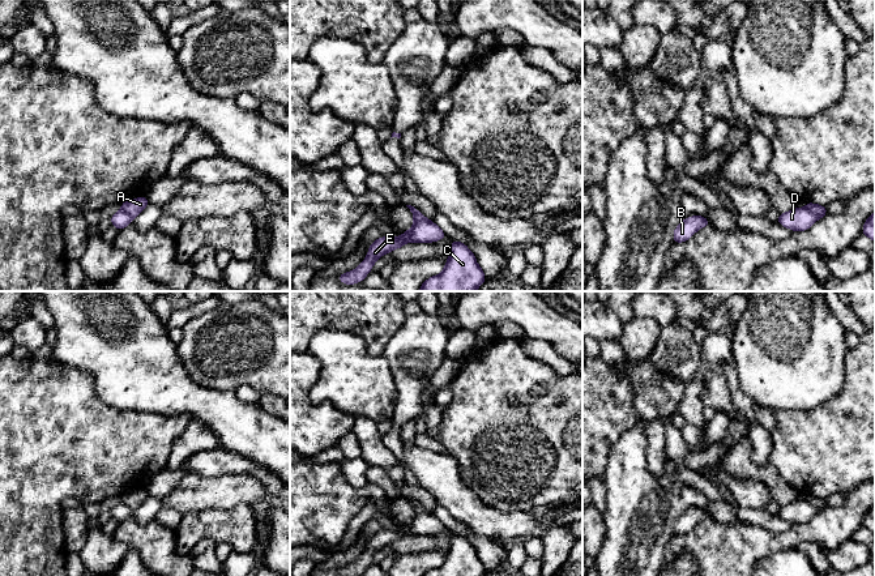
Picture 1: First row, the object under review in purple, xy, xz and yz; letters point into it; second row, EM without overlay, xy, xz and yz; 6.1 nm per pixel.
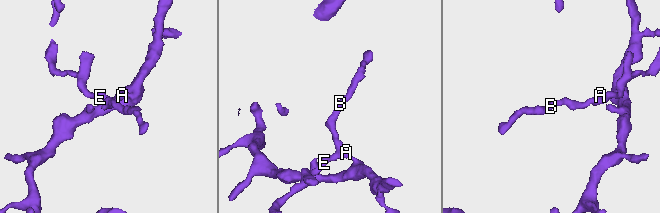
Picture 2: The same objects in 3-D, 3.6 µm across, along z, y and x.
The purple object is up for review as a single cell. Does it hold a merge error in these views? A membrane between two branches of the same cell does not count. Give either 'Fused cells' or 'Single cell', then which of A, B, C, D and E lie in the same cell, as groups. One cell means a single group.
Fused cells. Groups: A C / B D E

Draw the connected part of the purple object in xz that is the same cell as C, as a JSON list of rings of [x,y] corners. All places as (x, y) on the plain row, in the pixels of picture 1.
[[[451,532],[451,547],[439,568],[432,568],[423,576],[483,576],[486,568],[477,556],[474,546],[465,536]]]

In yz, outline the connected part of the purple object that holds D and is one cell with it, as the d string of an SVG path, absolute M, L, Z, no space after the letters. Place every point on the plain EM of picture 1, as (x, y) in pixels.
M795 500L786 505L780 505L777 513L781 519L788 520L793 524L804 524L808 522L818 512L820 512L820 509L808 502Z

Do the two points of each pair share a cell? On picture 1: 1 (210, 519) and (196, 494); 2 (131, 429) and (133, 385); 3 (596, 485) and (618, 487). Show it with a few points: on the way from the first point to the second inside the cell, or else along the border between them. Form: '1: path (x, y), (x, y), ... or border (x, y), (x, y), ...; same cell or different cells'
1: border (235, 504), (229, 508), (203, 508), (183, 513); different cells
2: border (103, 401), (119, 409), (152, 412), (162, 416); different cells
3: border (602, 481), (605, 486), (604, 515); different cells

